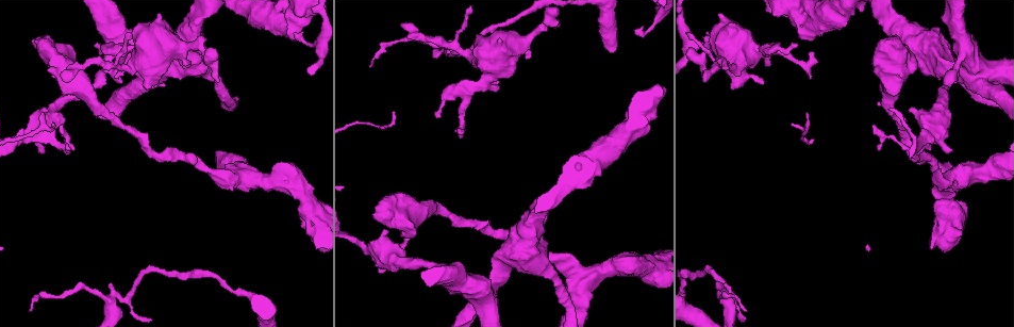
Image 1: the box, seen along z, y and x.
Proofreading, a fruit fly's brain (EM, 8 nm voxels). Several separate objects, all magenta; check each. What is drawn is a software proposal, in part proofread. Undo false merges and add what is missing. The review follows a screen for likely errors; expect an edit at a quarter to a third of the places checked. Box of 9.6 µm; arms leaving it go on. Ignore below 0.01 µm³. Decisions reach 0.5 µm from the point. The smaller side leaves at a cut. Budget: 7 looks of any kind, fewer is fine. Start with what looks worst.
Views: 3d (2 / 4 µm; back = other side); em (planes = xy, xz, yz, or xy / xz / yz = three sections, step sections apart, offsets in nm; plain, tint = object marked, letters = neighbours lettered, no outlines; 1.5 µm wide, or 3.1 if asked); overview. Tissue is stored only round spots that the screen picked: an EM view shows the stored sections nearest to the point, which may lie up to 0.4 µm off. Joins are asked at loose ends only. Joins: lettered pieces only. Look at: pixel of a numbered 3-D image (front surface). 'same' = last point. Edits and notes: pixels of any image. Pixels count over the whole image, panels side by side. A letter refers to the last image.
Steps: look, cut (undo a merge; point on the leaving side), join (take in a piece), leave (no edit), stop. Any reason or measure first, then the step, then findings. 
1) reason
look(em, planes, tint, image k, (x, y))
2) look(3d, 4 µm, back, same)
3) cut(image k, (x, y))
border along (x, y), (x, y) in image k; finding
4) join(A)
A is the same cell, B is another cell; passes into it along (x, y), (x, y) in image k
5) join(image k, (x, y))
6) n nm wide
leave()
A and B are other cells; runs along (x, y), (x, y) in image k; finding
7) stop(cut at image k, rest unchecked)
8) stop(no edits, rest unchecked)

sudden change in width
look(em, planes, letters, image 1, (726, 301))

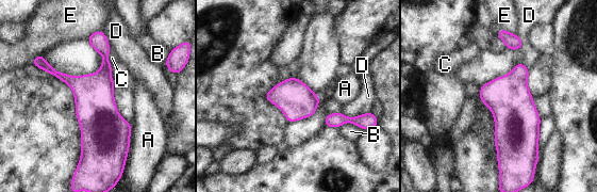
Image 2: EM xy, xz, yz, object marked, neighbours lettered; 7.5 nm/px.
280 nm wide
leave()
A, B, C, D and E are other cells; continuous, no second neuron

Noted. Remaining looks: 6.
look(em, planes, letters, image 1, (731, 87))

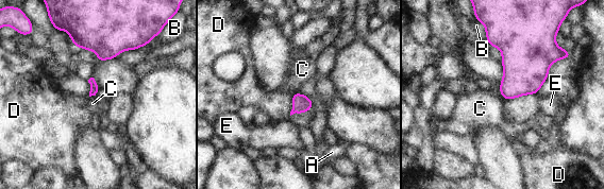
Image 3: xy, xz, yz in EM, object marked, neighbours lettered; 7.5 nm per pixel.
leave()
A, B, C, D and E are other cells; no lettered piece goes on from it

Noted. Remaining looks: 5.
free end
look(3d, 4 µm, image 1, (119, 82))

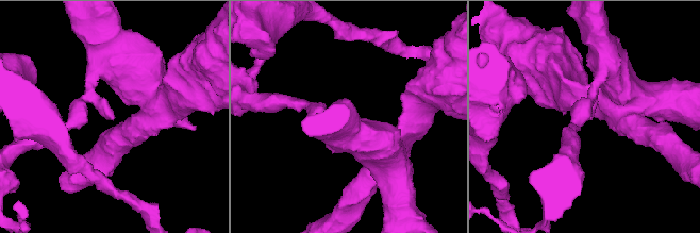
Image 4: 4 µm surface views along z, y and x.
look(em, xy, step 8, tint, image 4, (112, 117))

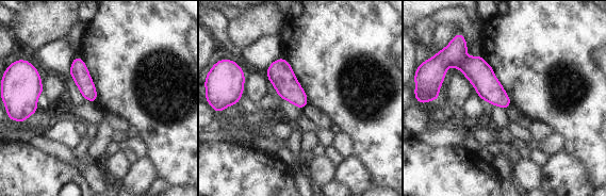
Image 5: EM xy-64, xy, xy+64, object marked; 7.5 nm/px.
what lies round it
look(em, xy, step 8, letters, same)

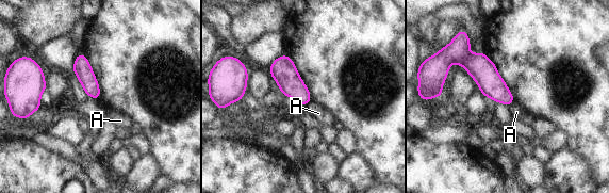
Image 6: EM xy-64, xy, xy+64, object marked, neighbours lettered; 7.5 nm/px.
120 nm wide; A touches over 70 nm
leave()
A is another cell; none of them fits

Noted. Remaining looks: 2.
stop(no edits, rest unchecked)

